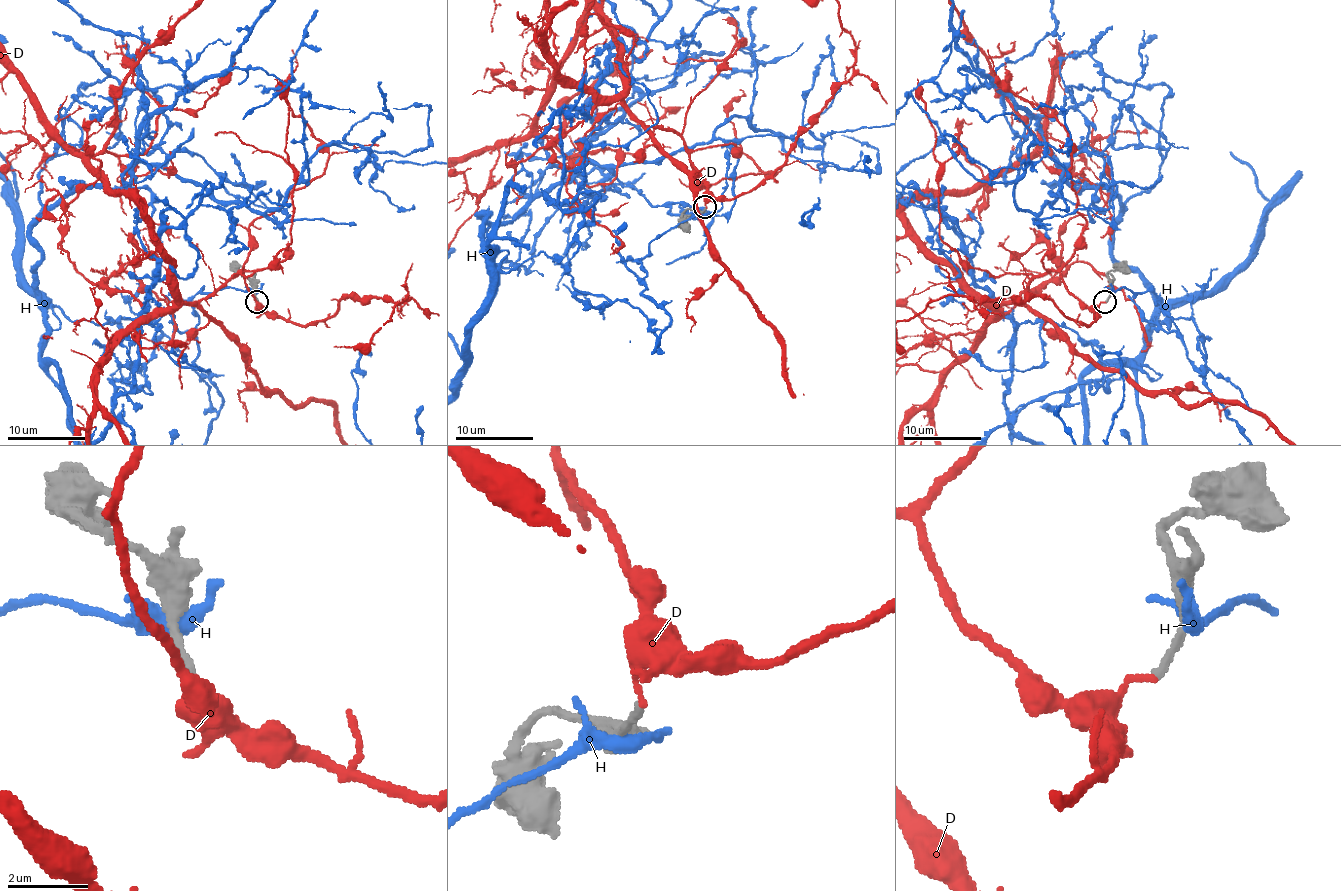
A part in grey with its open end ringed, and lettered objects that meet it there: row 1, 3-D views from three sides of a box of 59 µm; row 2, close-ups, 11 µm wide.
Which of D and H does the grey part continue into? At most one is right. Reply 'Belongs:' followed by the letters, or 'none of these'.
Belongs: none of these

